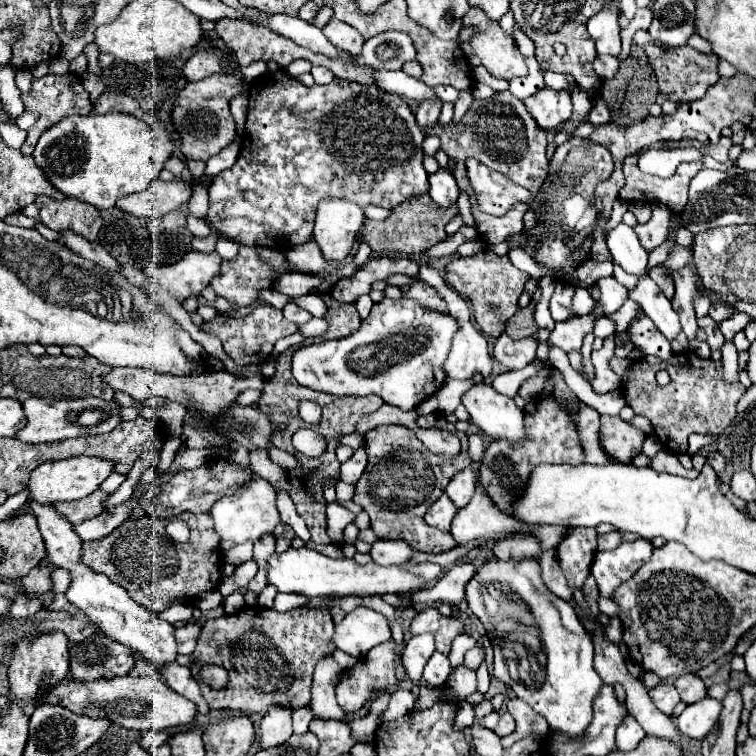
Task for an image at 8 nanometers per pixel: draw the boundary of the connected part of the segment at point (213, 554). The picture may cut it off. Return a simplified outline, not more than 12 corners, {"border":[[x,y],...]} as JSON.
{"border":[[209,514],[125,520],[83,562],[163,612],[221,582]]}

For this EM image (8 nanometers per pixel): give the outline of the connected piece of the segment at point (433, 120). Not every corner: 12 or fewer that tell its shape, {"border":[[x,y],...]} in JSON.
{"border":[[421,102],[415,112],[423,132],[437,124],[441,104]]}

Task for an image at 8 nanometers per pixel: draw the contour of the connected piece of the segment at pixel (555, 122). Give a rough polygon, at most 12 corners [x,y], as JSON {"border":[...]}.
{"border":[[543,88],[525,100],[543,130],[559,128],[573,112],[567,90]]}

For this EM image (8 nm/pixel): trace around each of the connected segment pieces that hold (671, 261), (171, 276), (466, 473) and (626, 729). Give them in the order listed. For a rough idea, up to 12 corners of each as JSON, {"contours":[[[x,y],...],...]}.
{"contours":[[[681,246],[664,262],[671,271],[681,269],[693,260],[693,253]],[[187,252],[169,266],[143,268],[139,288],[237,376],[261,372],[235,364],[221,342],[197,330],[181,308],[219,272],[217,252]],[[471,462],[447,484],[447,496],[467,506],[481,462]],[[633,716],[617,728],[617,748],[635,750],[645,730]]]}

